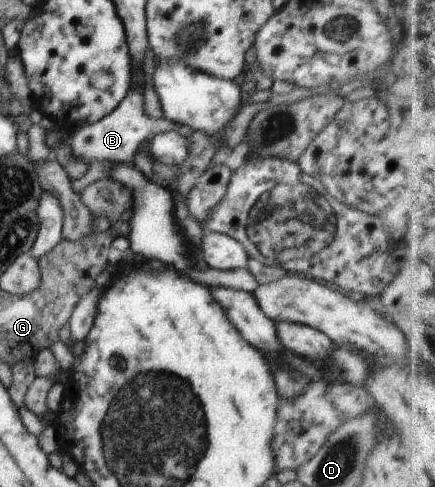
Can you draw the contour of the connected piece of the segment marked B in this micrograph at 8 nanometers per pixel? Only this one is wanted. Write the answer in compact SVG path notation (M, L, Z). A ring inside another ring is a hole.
M130 86L124 100L111 112L109 117L101 119L95 125L87 125L79 129L71 139L71 153L75 159L91 163L91 161L121 161L129 163L139 143L152 139L154 135L177 129L177 125L163 115L149 116L144 112L144 88Z

